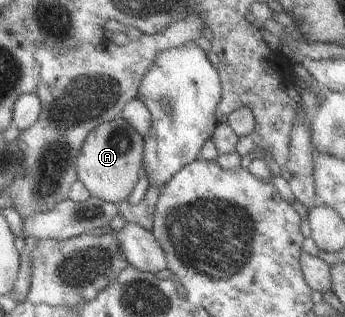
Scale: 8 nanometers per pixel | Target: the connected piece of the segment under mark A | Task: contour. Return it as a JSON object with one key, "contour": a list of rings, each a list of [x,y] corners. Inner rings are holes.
{"contour":[[[121,117],[103,122],[87,133],[77,155],[75,155],[76,180],[91,196],[107,203],[118,203],[126,199],[142,174],[142,136]]]}

